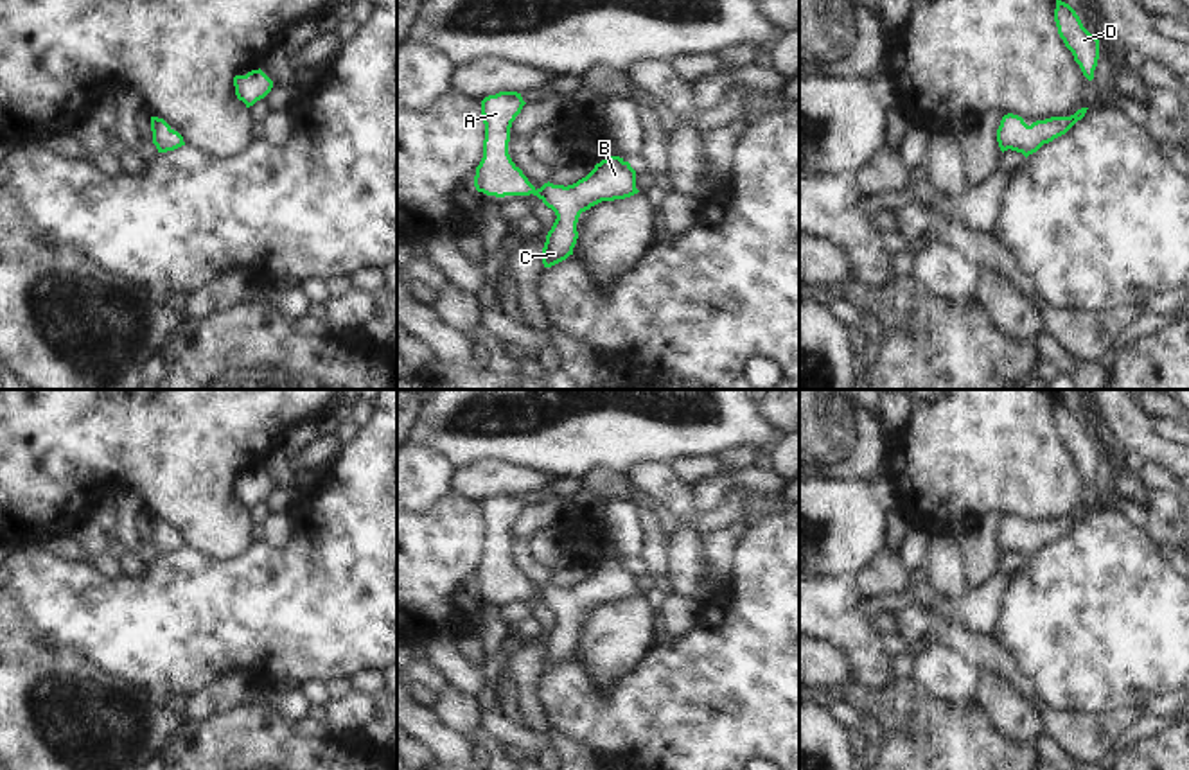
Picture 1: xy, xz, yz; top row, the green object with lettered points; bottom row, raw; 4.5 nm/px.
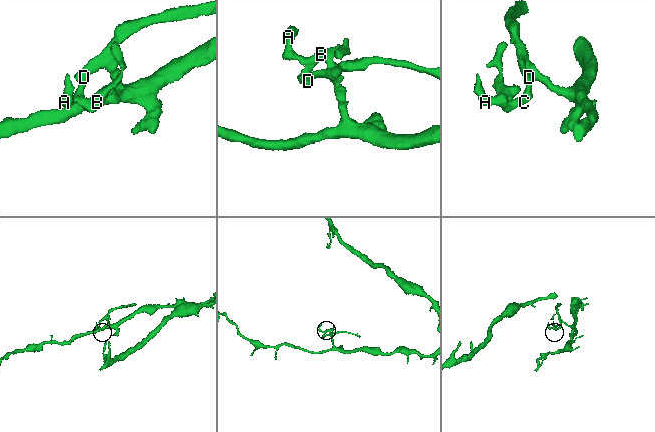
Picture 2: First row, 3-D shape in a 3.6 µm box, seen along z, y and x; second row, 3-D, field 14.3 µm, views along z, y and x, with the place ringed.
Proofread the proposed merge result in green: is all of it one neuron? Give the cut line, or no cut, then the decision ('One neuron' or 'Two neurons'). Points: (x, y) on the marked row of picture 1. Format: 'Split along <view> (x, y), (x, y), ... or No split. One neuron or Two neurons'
No split. One neuron.

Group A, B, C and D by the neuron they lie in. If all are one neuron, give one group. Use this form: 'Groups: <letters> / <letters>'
Groups: A B C D.

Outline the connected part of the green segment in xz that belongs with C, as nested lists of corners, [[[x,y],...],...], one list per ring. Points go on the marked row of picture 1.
[[[499,92],[481,101],[485,140],[474,187],[478,192],[496,197],[533,194],[555,212],[557,219],[542,248],[542,264],[551,267],[573,255],[582,212],[602,201],[630,197],[639,190],[636,188],[636,171],[620,156],[602,160],[573,185],[548,181],[535,188],[508,154],[510,127],[524,104],[517,92]]]

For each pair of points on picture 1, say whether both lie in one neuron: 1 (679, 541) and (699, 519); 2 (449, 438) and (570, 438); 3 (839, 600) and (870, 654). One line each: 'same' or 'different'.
1: different
2: same
3: same

